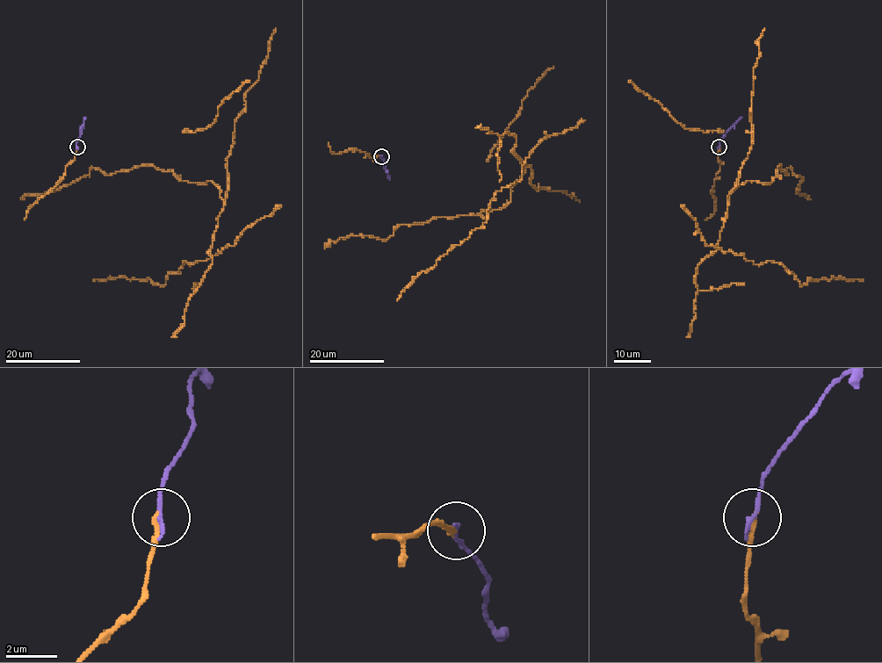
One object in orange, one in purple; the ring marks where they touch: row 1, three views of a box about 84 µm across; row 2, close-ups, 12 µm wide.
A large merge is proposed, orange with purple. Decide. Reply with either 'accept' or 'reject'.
accept

